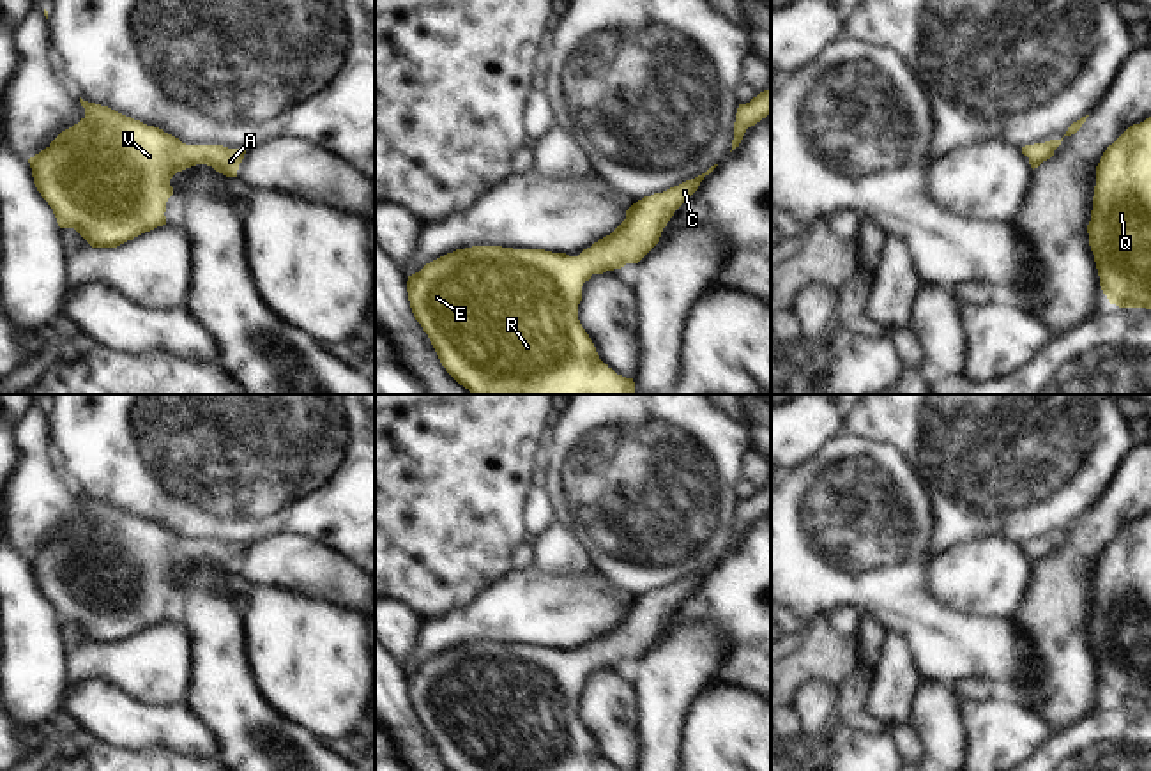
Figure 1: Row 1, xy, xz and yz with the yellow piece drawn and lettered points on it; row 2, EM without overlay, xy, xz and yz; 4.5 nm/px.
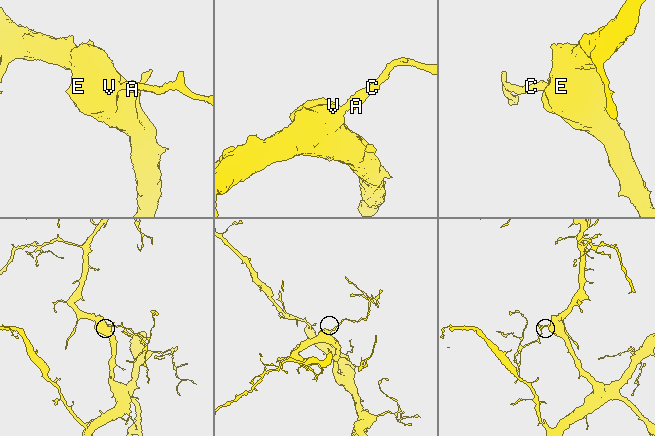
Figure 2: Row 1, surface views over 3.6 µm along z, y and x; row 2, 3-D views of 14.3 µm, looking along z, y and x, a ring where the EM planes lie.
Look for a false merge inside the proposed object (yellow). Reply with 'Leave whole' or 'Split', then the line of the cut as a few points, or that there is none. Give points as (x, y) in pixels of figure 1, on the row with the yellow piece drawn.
Leave whole. No split

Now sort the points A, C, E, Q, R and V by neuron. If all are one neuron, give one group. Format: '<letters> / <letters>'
A C E Q R V

